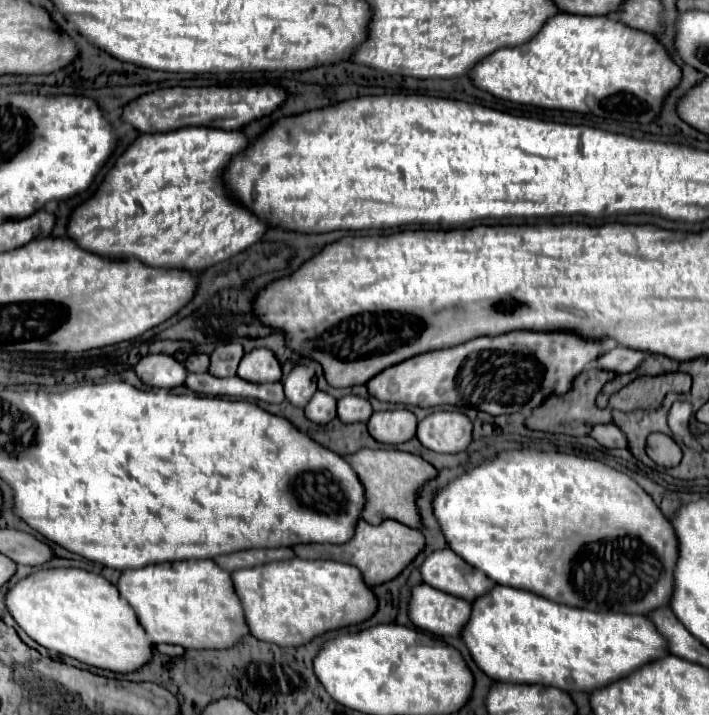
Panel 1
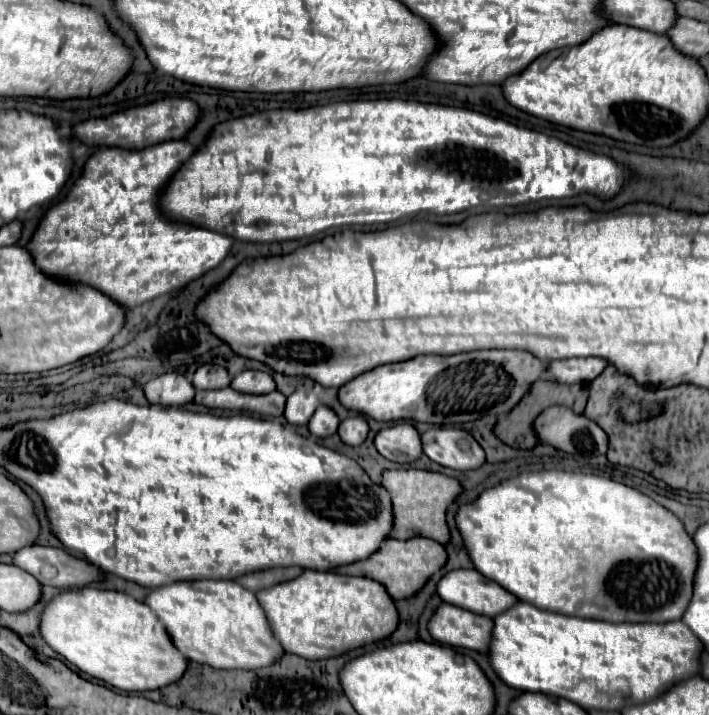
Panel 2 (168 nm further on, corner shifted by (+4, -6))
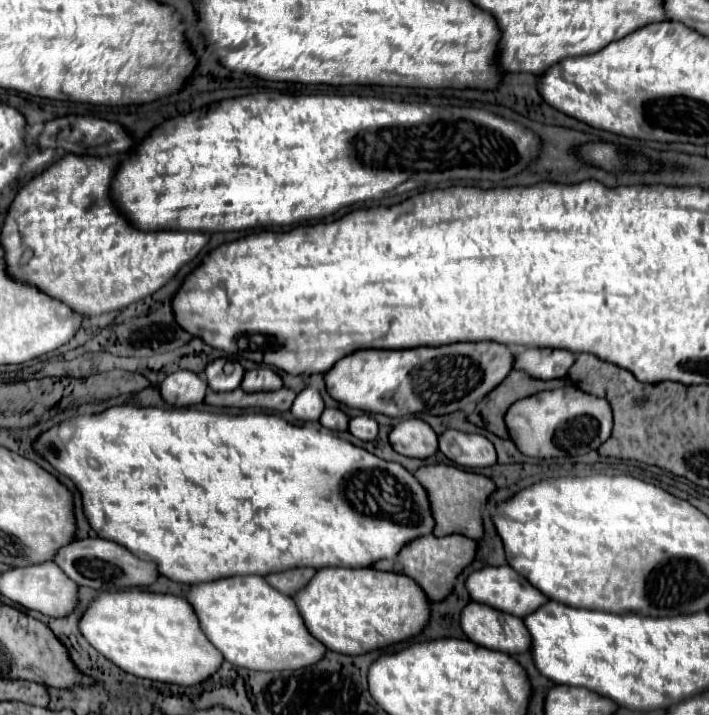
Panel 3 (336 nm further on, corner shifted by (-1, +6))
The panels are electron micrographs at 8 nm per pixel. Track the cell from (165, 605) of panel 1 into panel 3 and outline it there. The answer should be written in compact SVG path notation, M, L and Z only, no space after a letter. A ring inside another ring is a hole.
M232 576L196 584L186 594L186 600L194 606L210 642L234 666L264 672L298 670L318 664L326 654L326 646L308 632L296 602L276 588L270 588L262 576Z

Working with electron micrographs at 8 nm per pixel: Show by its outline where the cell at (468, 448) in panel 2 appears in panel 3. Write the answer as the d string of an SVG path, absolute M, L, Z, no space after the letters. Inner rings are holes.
M446 430L440 436L440 452L466 468L488 468L496 464L496 450L482 434Z

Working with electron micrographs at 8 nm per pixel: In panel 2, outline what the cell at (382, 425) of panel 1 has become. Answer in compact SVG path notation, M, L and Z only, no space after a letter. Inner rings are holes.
M397 422L379 430L373 444L381 456L399 464L409 464L423 454L419 432L409 422Z

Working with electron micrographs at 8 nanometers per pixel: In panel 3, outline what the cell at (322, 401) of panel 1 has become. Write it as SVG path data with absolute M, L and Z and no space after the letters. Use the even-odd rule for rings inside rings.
M326 408L322 412L322 416L320 416L320 424L324 428L336 430L336 432L338 430L348 430L348 422L350 422L350 418L342 410L338 410L338 408Z

